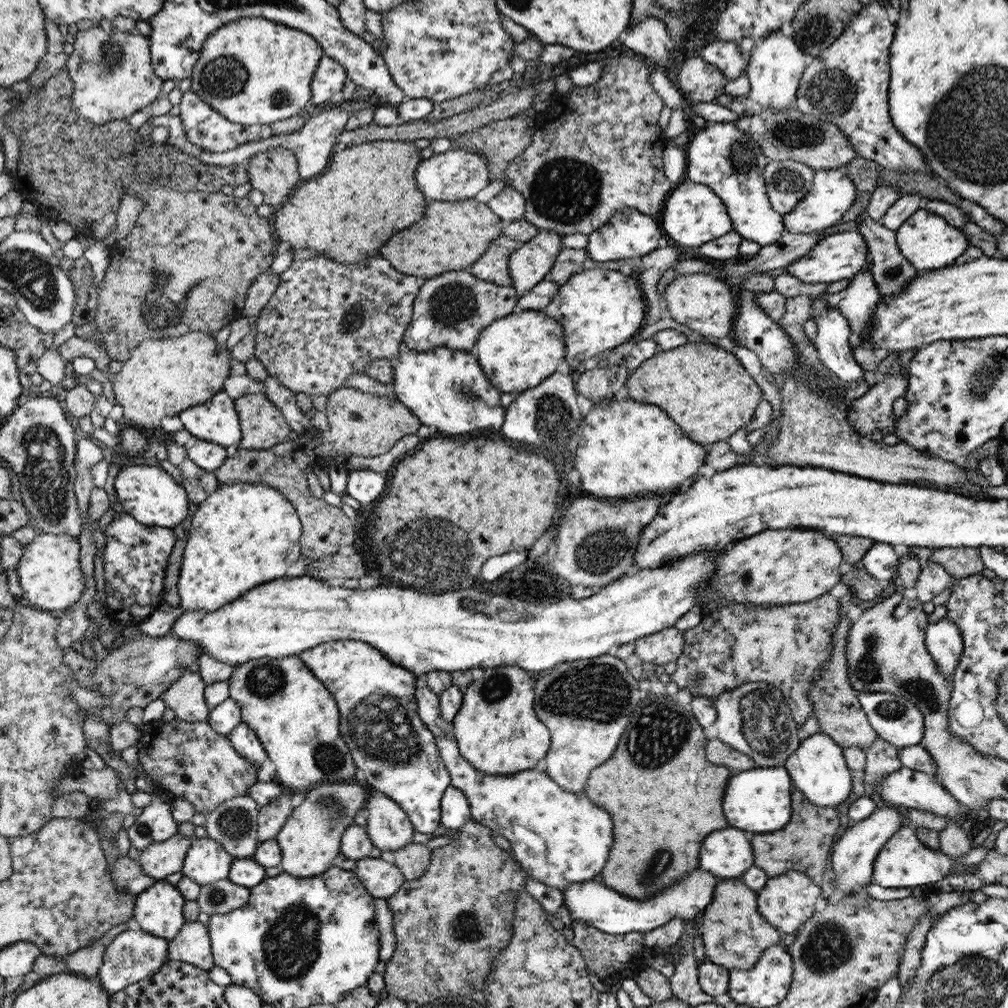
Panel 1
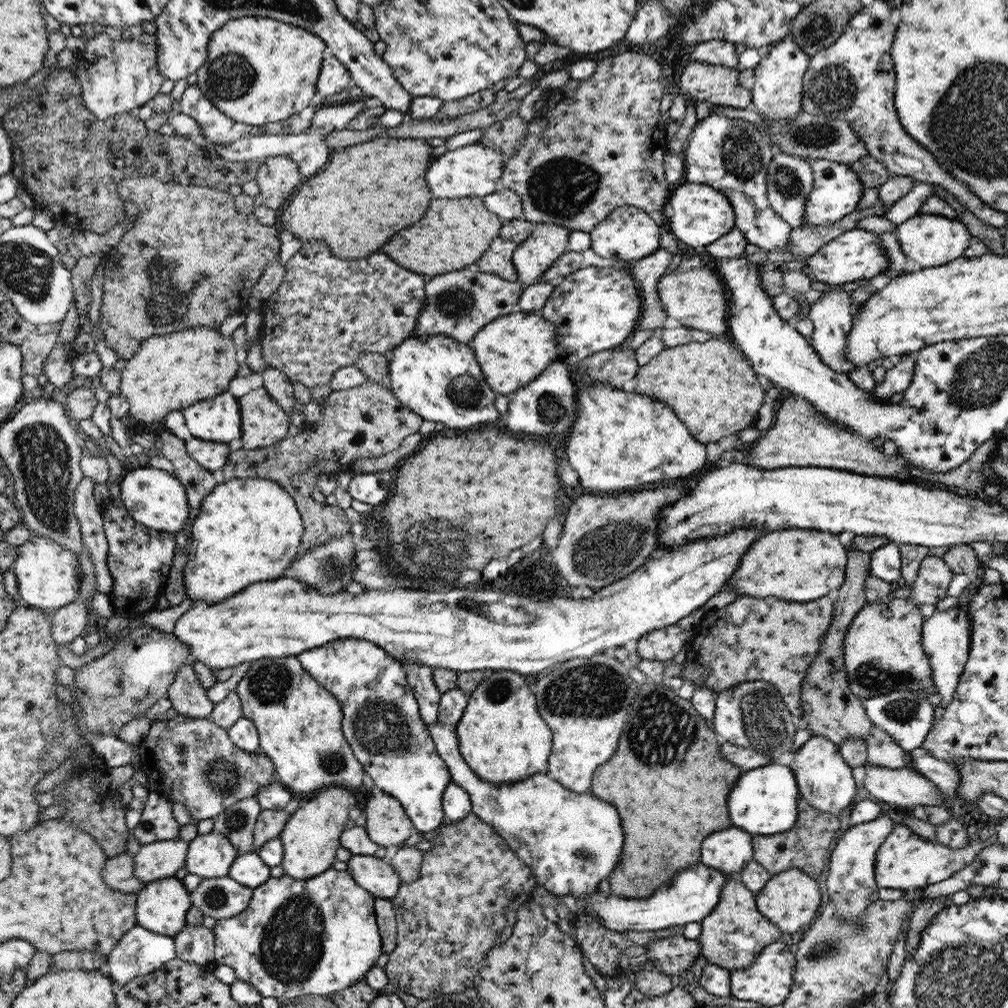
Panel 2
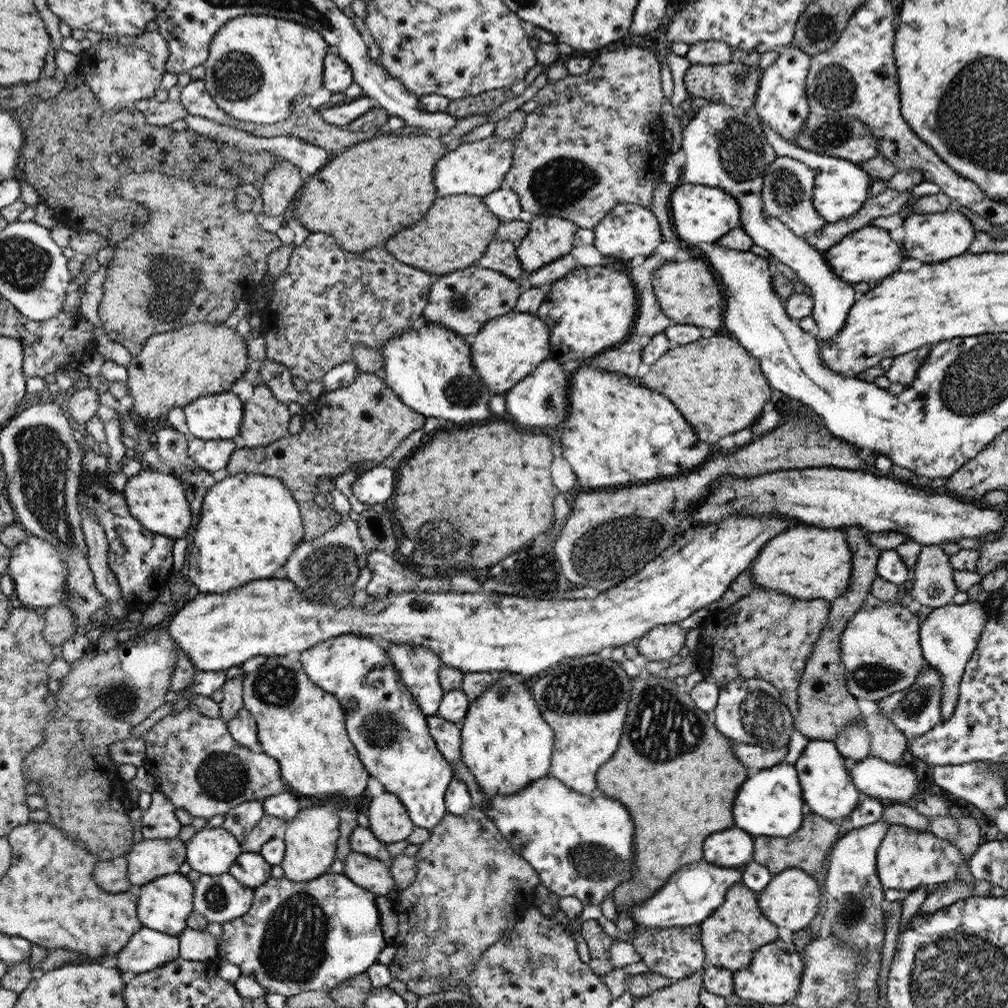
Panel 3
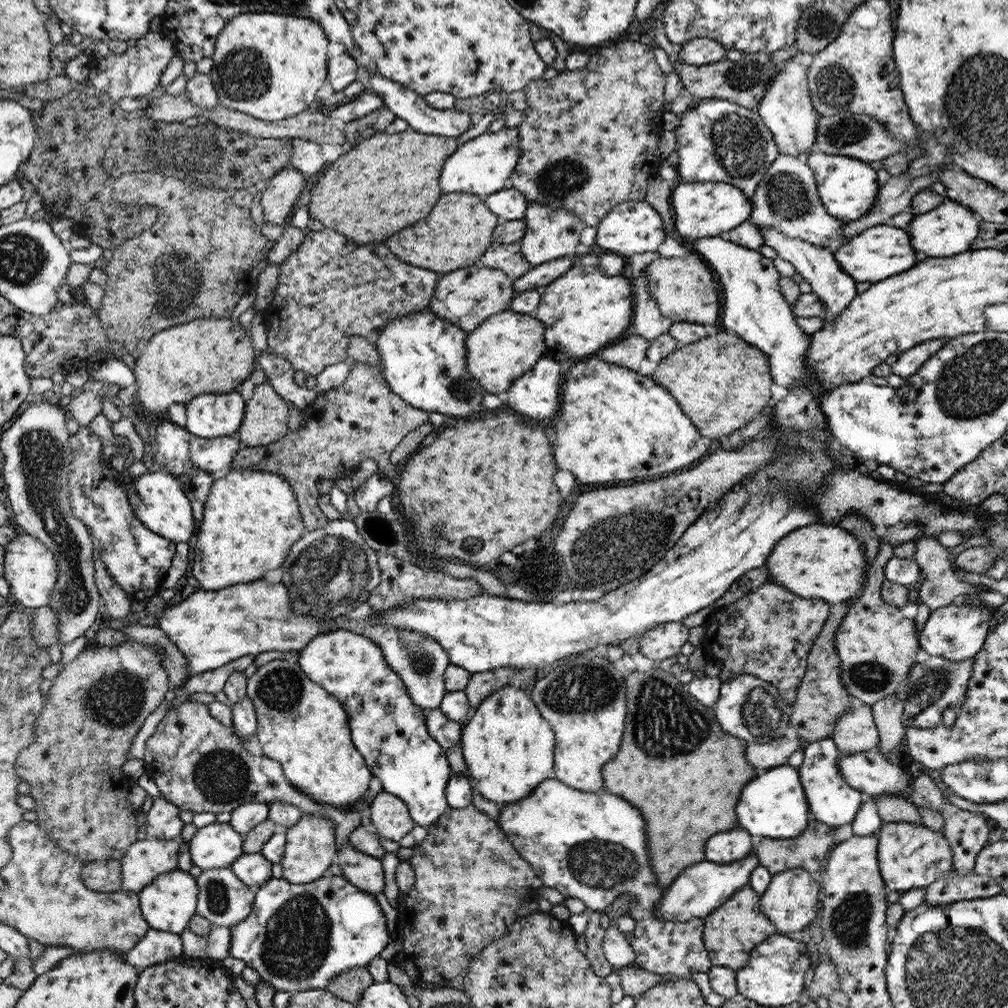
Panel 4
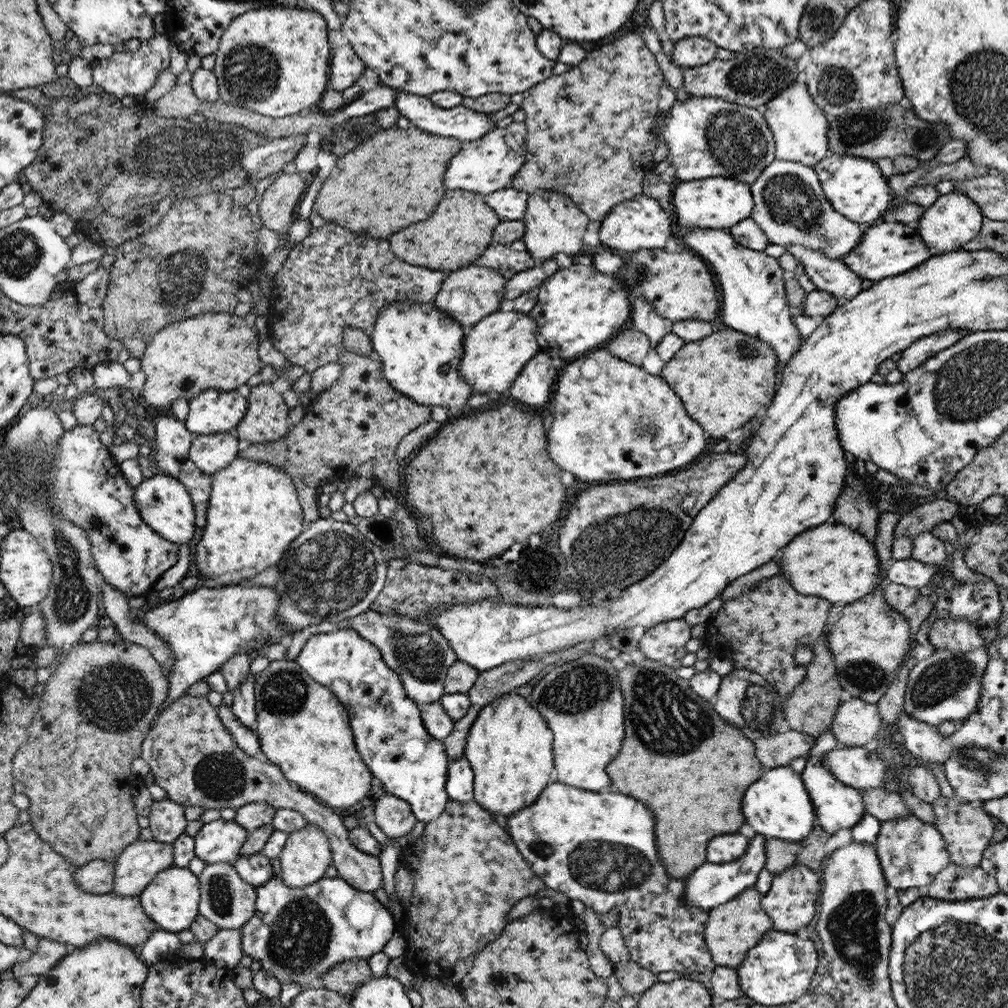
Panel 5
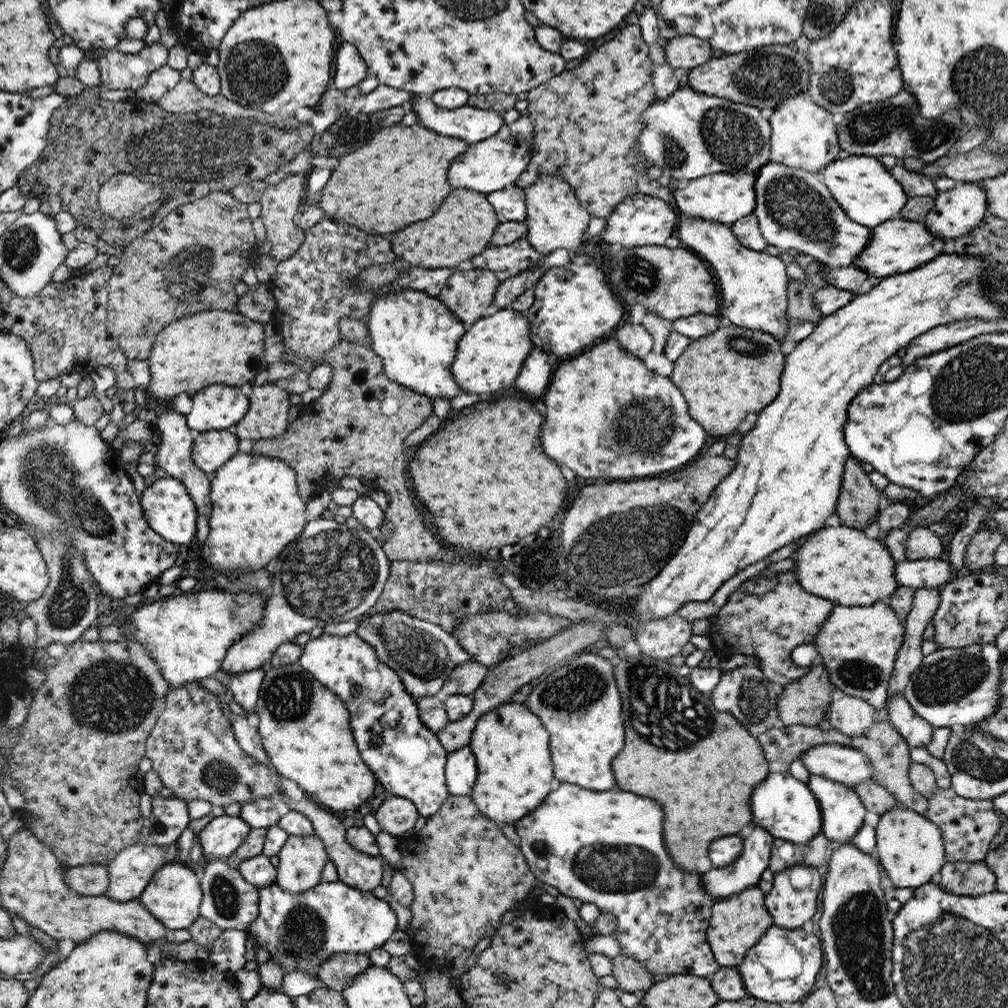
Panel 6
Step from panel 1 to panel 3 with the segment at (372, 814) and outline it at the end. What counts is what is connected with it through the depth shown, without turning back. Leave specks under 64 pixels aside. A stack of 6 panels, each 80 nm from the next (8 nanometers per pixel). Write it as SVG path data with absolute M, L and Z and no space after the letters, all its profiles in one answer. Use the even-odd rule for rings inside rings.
M384 793L372 798L368 806L369 829L380 842L390 845L406 841L414 830L407 808L394 794Z

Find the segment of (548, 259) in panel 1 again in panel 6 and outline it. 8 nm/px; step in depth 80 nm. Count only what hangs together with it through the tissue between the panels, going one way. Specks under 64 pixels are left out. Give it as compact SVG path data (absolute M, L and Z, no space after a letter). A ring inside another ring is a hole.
M547 174L524 190L527 197L527 218L524 222L527 226L527 241L542 256L549 255L558 248L566 248L573 255L582 244L582 236L585 236L586 226L590 224L590 214L580 204L571 183L566 182L559 174Z

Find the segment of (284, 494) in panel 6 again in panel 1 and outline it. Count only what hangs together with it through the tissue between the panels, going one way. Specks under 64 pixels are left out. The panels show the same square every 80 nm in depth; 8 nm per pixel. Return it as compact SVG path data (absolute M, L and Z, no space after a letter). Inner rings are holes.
M237 482L219 485L206 501L199 504L190 522L190 536L182 556L178 581L179 606L184 611L214 612L243 596L250 589L286 576L286 570L300 556L303 526L298 511L286 495L262 482Z

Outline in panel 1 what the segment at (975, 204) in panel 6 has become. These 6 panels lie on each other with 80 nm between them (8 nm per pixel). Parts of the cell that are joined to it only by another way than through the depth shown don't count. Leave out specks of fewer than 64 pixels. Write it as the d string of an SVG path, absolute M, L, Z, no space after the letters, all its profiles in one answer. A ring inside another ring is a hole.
M923 207L913 212L896 230L897 245L915 269L936 270L952 265L969 247L960 228L950 226L942 217Z

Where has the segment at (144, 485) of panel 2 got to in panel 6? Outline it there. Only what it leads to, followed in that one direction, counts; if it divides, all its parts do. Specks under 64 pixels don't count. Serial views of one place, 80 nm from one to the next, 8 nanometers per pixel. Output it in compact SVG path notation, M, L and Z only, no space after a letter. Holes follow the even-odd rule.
M174 477L156 479L151 485L147 486L142 496L144 514L147 515L148 522L152 530L163 535L168 542L176 544L188 544L194 540L196 534L196 507L193 498L186 484Z

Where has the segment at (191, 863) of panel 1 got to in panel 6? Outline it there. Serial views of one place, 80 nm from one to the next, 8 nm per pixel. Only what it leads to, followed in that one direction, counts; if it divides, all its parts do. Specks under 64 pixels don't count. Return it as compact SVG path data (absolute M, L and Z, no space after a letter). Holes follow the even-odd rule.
M221 815L214 817L199 834L203 854L234 857L236 850L246 841L251 833L248 822L240 816Z

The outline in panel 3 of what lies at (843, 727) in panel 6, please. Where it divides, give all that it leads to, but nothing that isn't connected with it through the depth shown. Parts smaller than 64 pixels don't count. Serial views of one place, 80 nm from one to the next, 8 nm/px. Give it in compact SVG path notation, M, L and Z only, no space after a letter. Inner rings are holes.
M863 719L861 722L849 724L833 741L846 760L854 762L862 761L869 756L870 739Z

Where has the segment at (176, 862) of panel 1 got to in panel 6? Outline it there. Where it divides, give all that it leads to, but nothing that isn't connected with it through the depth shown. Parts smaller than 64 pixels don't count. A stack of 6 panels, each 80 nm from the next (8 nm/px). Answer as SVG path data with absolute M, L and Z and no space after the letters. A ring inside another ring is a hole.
M148 841L122 850L107 865L110 881L103 896L124 903L139 899L157 870L167 863L165 848Z

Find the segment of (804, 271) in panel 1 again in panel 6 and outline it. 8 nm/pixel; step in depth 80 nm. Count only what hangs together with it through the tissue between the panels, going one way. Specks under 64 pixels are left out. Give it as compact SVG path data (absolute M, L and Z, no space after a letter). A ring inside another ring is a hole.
M899 217L892 218L886 222L881 222L878 226L871 229L871 237L868 244L866 244L864 250L853 260L853 265L867 272L869 276L876 276L876 278L883 279L884 277L902 274L928 264L936 256L945 253L942 251L945 243L943 242L943 238L932 236L925 223L914 222Z

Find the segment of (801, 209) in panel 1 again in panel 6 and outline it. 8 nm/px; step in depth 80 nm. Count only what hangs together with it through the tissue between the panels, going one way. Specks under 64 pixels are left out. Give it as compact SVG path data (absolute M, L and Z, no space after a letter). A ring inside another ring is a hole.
M850 156L829 162L822 170L826 188L832 193L841 209L854 222L873 229L881 222L897 218L909 199L903 186L878 161L878 157Z

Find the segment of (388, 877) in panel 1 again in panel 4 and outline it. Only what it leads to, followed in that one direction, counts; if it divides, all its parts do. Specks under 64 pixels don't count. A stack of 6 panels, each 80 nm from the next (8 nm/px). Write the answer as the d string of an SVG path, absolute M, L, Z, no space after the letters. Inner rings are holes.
M345 844L340 851L337 850L334 863L338 864L341 875L361 891L376 895L385 889L385 870L379 858L364 854L350 844Z

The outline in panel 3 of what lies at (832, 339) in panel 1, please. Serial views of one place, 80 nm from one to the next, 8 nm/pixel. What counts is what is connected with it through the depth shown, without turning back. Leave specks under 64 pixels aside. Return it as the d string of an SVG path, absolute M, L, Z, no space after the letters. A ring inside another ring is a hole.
M709 102L695 113L682 131L681 180L690 184L718 186L739 202L741 227L753 244L762 247L766 254L778 258L782 264L790 266L800 281L812 289L812 319L817 325L814 335L818 342L827 342L844 328L848 312L855 302L853 284L842 281L831 271L823 250L814 248L803 237L796 236L781 220L769 217L763 211L761 194L764 175L769 163L777 156L772 145L766 141L756 117L744 113L745 109L741 107L720 102Z

